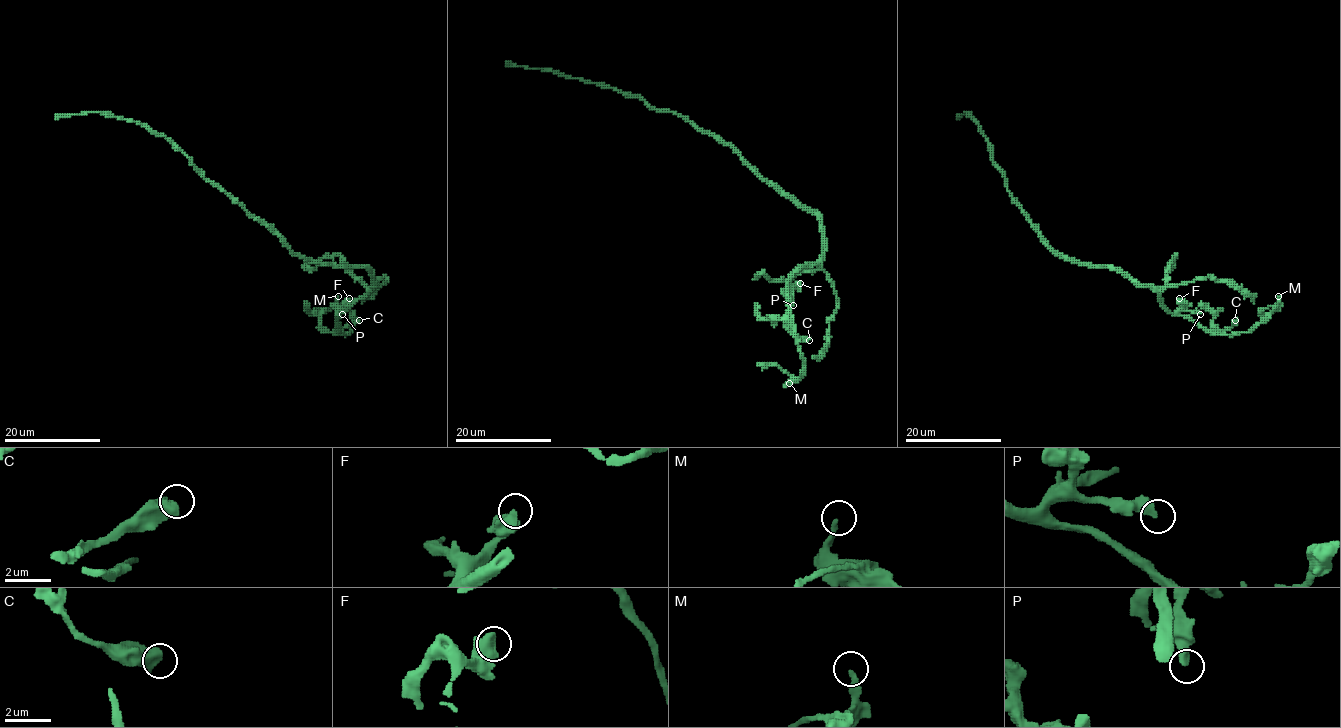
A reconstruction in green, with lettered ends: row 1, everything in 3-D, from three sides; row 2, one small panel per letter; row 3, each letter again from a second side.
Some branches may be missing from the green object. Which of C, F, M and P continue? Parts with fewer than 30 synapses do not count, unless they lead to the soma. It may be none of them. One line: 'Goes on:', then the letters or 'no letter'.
Goes on: no letter

